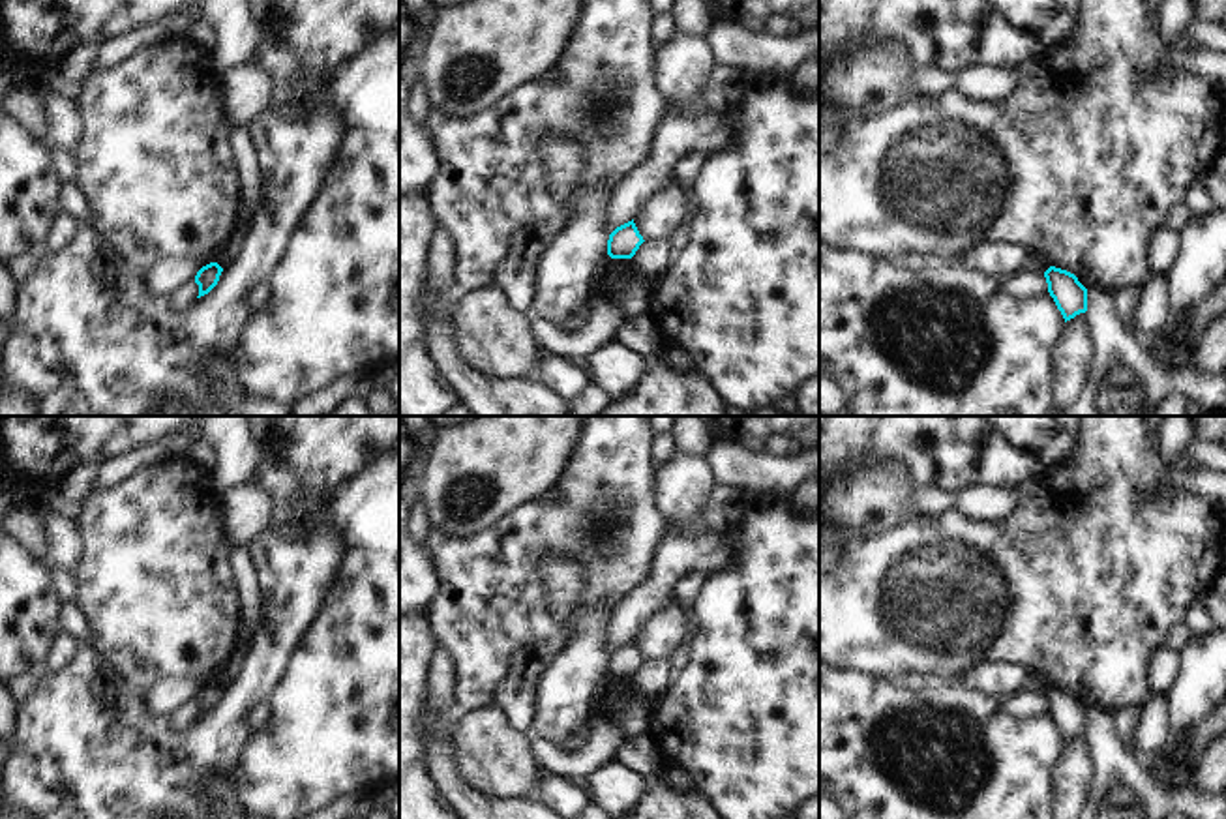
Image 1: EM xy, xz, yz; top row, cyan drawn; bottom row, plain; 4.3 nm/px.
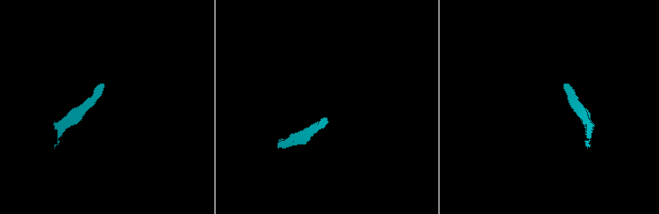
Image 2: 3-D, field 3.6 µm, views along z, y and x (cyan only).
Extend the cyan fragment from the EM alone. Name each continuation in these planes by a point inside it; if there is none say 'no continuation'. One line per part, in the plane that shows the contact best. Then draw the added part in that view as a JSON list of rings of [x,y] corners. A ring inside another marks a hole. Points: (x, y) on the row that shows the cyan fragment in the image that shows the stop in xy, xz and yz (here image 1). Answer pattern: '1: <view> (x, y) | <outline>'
no continuation

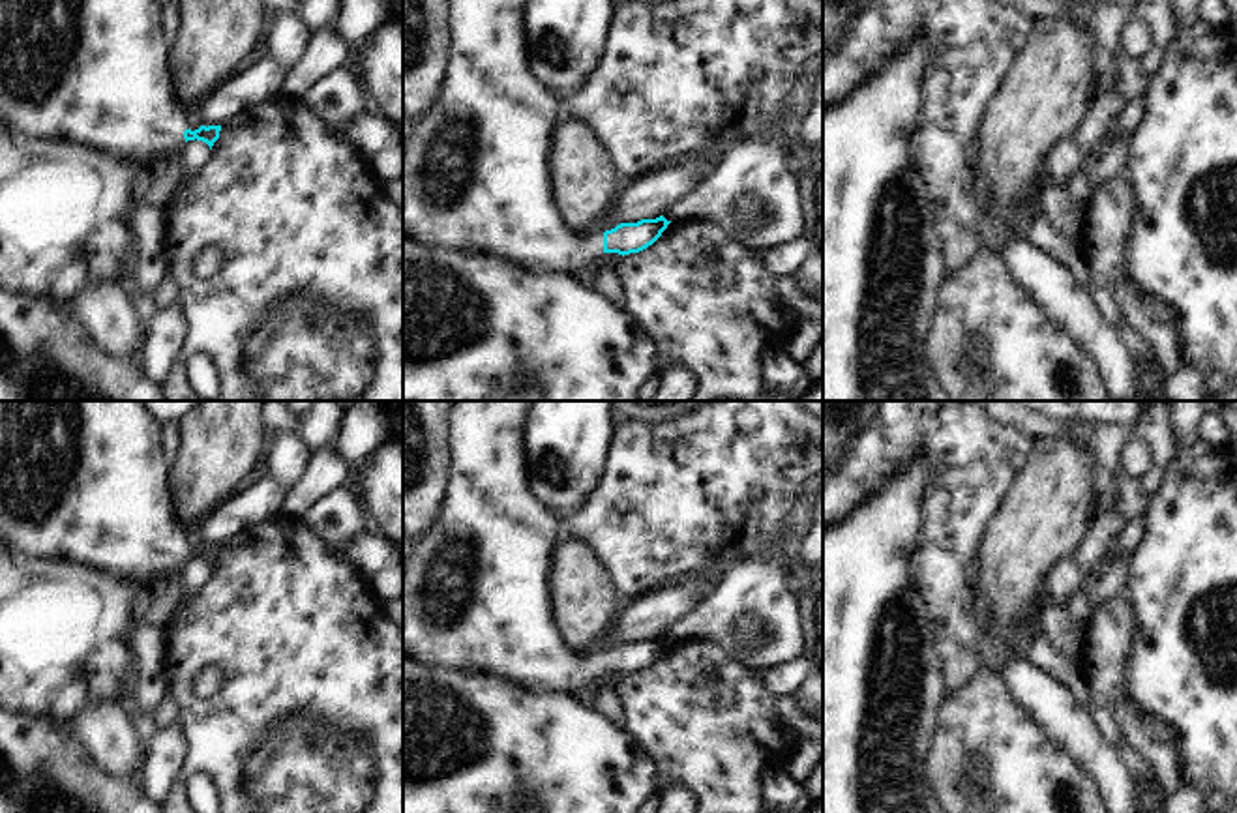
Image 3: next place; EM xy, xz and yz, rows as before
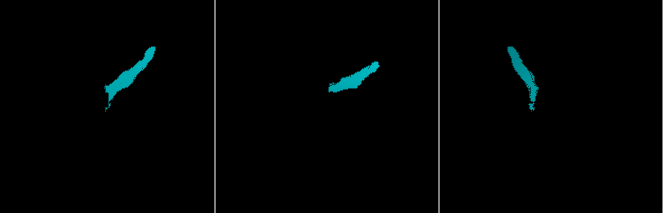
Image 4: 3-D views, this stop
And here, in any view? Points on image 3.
1: xz (476, 182) | [[[448,0],[450,15],[450,54],[446,60],[446,73],[433,107],[412,118],[412,133],[403,144],[403,234],[429,249],[450,251],[459,257],[497,257],[517,268],[536,275],[562,273],[574,277],[604,255],[604,234],[579,234],[560,217],[551,195],[551,169],[549,150],[553,142],[553,129],[562,118],[562,101],[547,92],[532,75],[529,56],[525,52],[525,26],[521,19],[525,0]]]

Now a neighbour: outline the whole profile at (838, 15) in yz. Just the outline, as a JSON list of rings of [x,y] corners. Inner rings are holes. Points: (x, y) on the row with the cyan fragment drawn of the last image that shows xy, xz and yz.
[[[823,0],[823,56],[834,52],[873,0]]]

